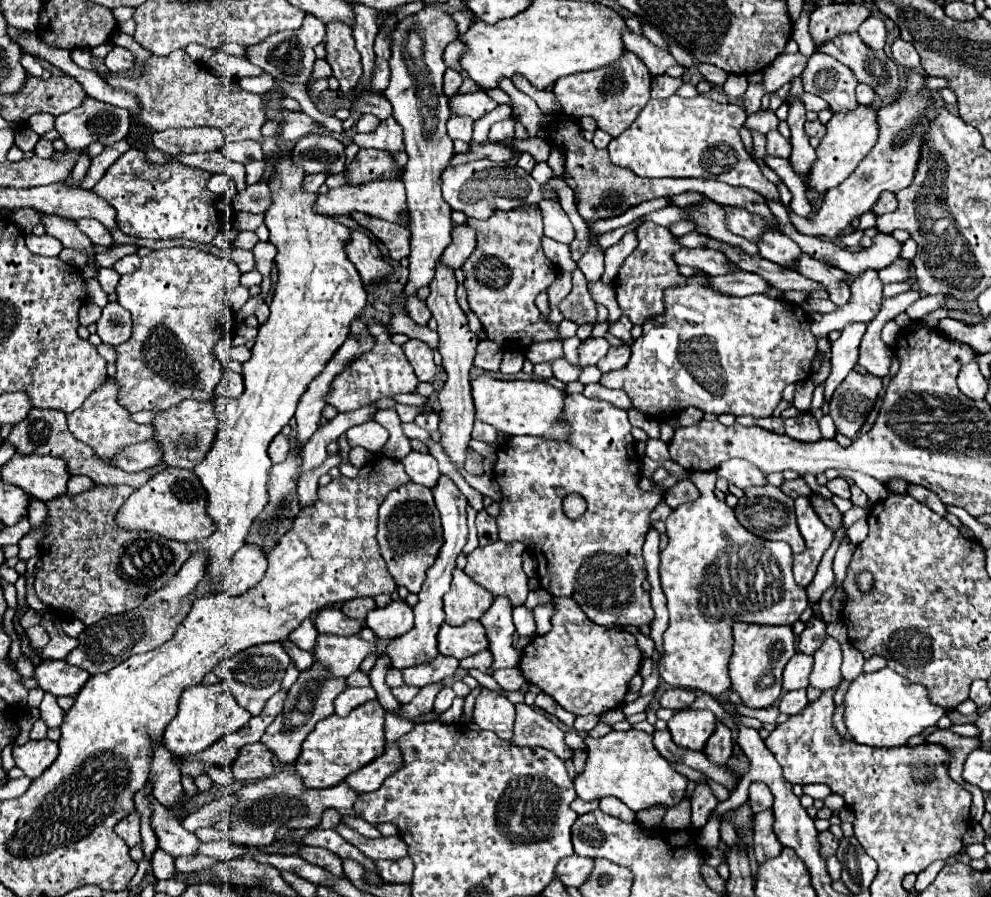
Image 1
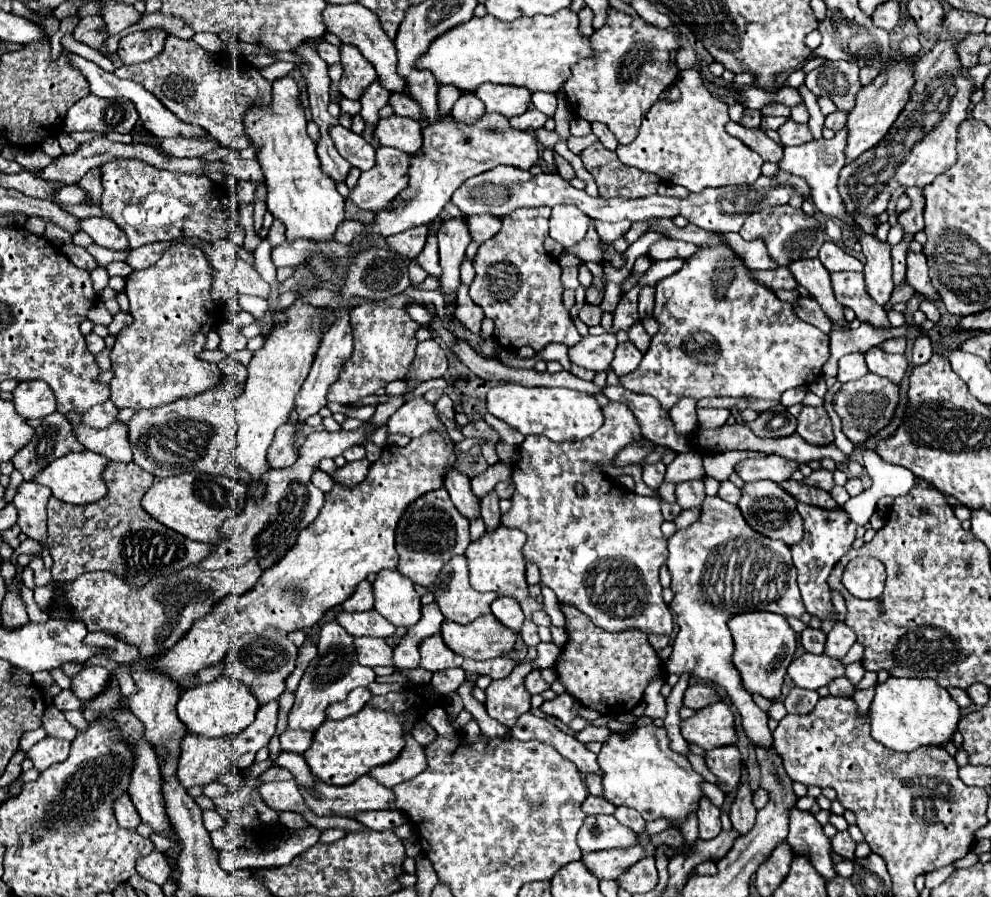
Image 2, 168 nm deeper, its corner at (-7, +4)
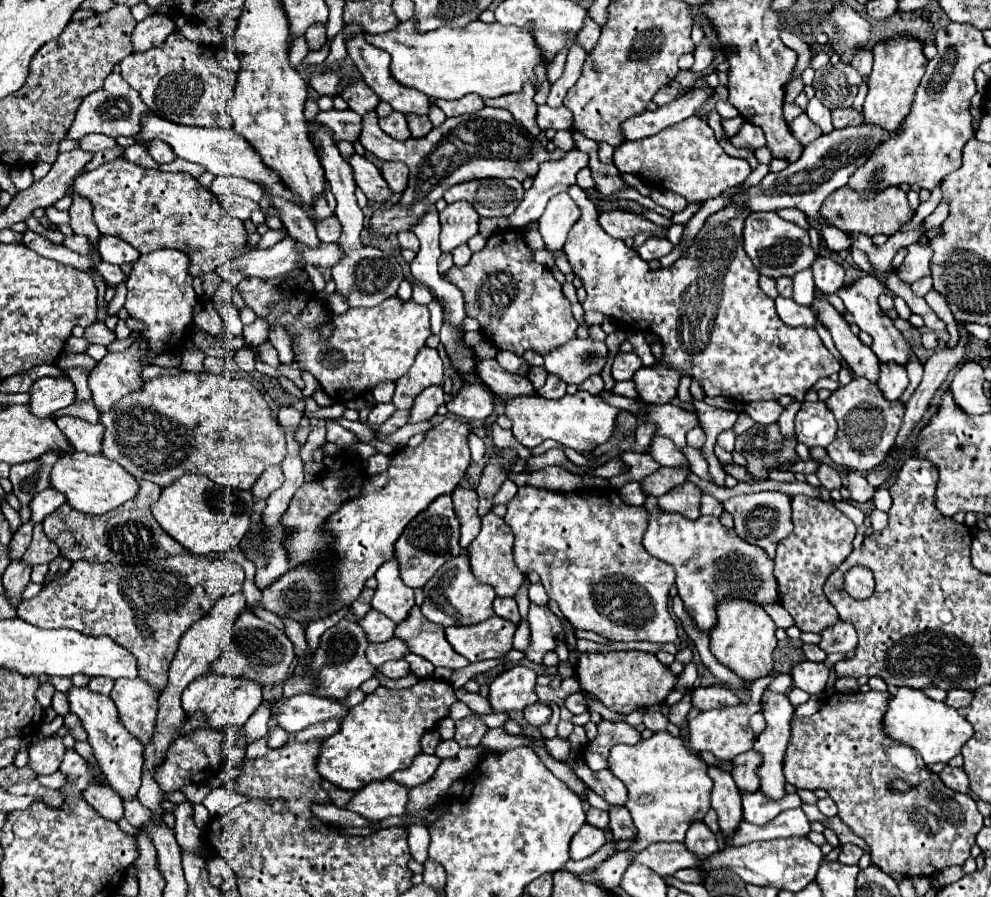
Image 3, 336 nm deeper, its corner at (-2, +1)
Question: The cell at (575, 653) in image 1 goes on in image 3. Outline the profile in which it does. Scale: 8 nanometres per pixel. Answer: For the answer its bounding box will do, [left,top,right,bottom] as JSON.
[575,651,677,715]

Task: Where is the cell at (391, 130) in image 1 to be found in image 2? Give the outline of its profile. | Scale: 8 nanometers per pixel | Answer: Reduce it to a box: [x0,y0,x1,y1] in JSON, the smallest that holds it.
[374,114,422,154]

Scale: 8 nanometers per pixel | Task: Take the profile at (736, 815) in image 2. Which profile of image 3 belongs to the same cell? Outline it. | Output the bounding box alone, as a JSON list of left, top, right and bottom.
[733,751,761,793]

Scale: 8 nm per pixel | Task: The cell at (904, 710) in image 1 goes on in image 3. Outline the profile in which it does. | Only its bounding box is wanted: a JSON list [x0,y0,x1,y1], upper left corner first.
[883,687,973,765]

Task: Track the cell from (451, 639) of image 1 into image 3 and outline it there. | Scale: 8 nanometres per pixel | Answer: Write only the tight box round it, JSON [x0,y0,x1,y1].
[445,615,517,663]

